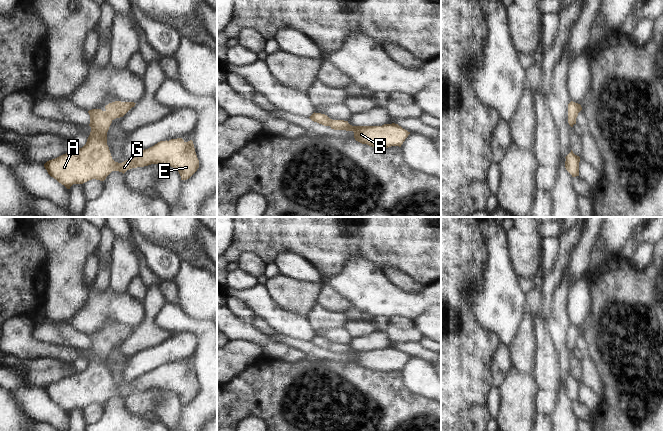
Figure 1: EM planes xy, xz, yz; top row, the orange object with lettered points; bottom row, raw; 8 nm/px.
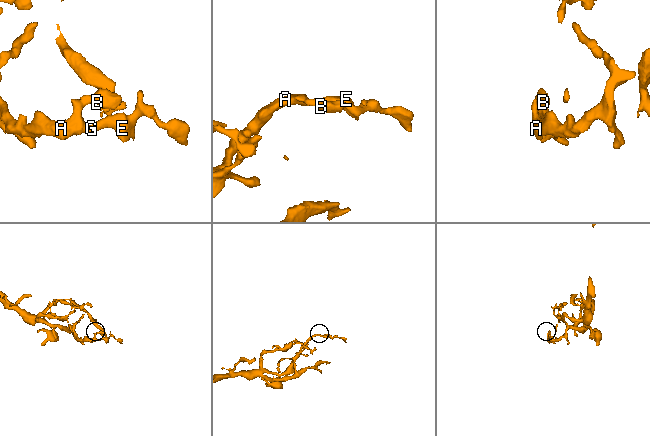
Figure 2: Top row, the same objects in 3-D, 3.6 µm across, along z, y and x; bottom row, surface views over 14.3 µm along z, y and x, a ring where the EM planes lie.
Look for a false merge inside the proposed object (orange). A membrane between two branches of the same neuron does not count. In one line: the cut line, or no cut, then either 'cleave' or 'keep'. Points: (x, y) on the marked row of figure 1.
cut none; keep

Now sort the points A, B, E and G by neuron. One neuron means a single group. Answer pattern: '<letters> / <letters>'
A B E G

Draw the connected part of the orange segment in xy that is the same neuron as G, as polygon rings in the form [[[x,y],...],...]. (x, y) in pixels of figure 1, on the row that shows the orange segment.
[[[115,101],[106,105],[105,111],[89,110],[91,132],[86,144],[47,161],[44,167],[48,174],[67,189],[92,179],[104,181],[112,171],[124,174],[129,169],[151,164],[171,166],[179,172],[181,180],[189,179],[199,168],[192,140],[185,142],[177,138],[160,141],[122,163],[112,159],[107,145],[109,127],[114,119],[123,117],[135,104]]]

